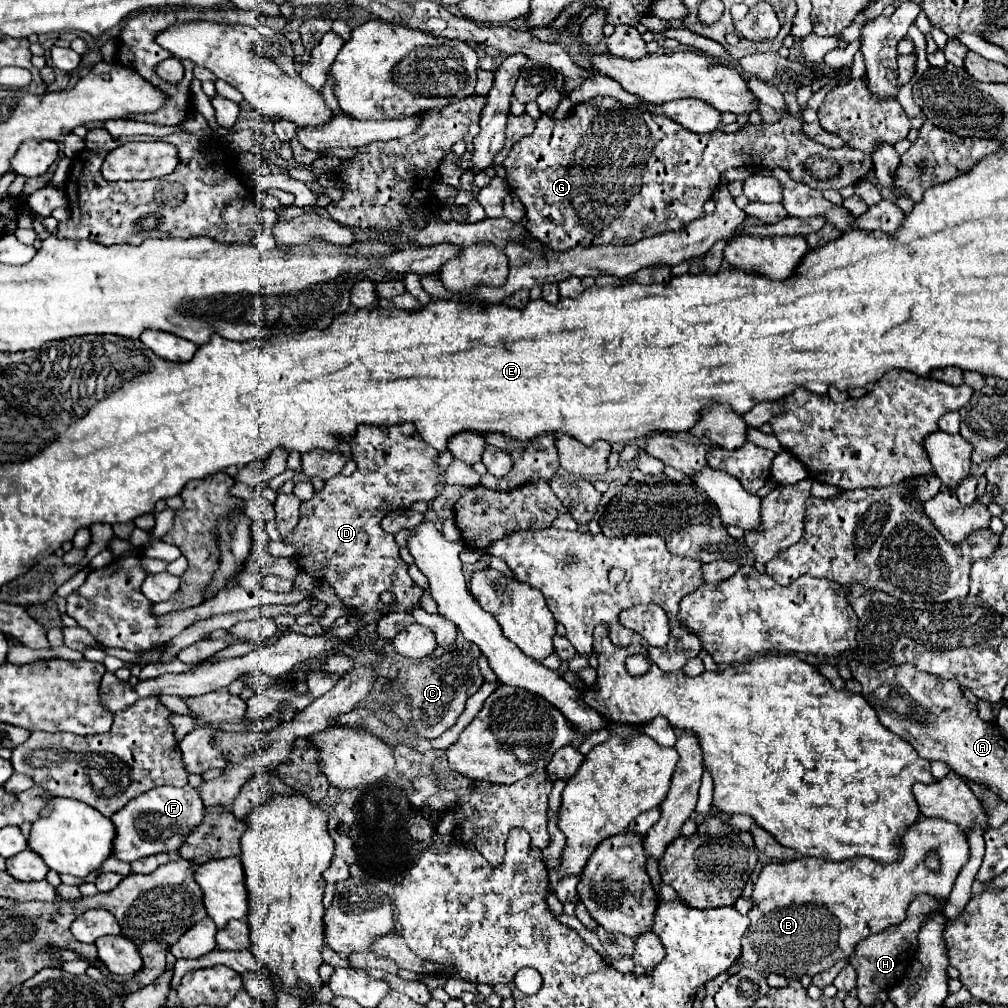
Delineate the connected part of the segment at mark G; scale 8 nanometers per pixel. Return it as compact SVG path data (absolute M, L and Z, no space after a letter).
M596 96L588 102L580 102L572 108L572 112L564 118L564 120L556 120L552 116L540 116L536 120L536 128L532 134L524 136L520 142L516 142L508 154L508 158L504 160L504 168L506 168L506 182L510 186L510 192L514 196L520 198L520 202L524 204L526 208L526 218L530 220L526 224L528 232L532 232L534 238L538 238L540 242L544 242L548 248L552 248L554 252L566 252L568 248L576 248L576 246L608 246L608 244L614 244L614 246L624 246L624 244L636 244L640 242L642 238L648 238L648 236L656 236L656 234L662 234L662 232L672 232L672 230L684 230L690 222L698 220L698 218L704 218L706 212L704 212L704 204L712 198L716 186L720 184L720 178L722 174L728 170L728 168L738 168L738 166L764 166L764 168L774 168L774 166L780 166L784 168L794 180L798 182L804 182L812 188L818 188L820 192L822 190L828 190L832 188L832 184L828 184L828 180L816 180L810 172L808 172L808 166L806 166L806 160L808 158L832 158L836 160L836 164L840 166L840 172L834 176L834 188L840 190L844 186L850 186L854 182L858 182L860 178L866 176L866 172L872 168L872 158L870 154L866 152L860 152L860 150L854 150L854 148L836 148L836 150L830 150L830 148L824 148L822 144L816 144L816 140L804 136L804 132L800 132L800 122L792 116L792 114L784 114L778 122L774 124L766 124L766 122L760 122L760 124L748 124L744 128L740 128L736 134L726 134L722 130L716 130L716 132L710 132L710 134L704 134L704 136L696 136L694 132L688 132L686 128L680 128L678 124L674 124L672 120L668 120L666 116L654 116L650 114L648 110L644 108L638 108L638 106L626 106L626 104L620 104L620 102L612 102L612 98L606 98L606 96Z

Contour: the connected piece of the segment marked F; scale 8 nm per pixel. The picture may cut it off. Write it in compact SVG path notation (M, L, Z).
M188 784L182 788L160 786L130 800L110 820L116 824L118 832L114 840L114 856L126 862L134 862L160 852L168 852L172 856L178 854L180 844L184 844L184 836L188 836L196 824L202 824L204 806L200 792Z

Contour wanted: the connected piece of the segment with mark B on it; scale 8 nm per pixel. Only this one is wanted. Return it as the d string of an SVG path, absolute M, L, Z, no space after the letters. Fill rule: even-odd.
M918 818L918 822L908 828L908 848L894 864L882 864L866 856L854 856L852 860L842 862L805 856L799 856L798 860L790 862L770 862L762 868L754 884L754 906L748 912L750 926L742 936L742 960L764 976L774 972L786 976L788 980L798 980L804 974L814 976L822 970L828 970L832 964L836 964L836 960L848 960L860 940L878 934L888 926L900 924L906 918L908 904L918 894L930 894L938 900L946 900L960 868L966 862L968 842L964 832L952 822L932 818ZM928 850L936 850L940 854L940 872L932 872L928 866L924 866Z

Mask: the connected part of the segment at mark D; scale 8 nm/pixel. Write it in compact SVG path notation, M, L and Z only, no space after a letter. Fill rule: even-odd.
M412 424L392 428L360 426L350 440L356 472L328 480L322 492L302 502L300 522L284 542L296 546L300 568L314 578L330 582L338 598L354 608L358 616L368 612L410 612L424 590L410 578L408 564L400 558L400 548L392 534L380 528L380 520L396 508L408 508L414 500L434 498L440 472L434 466L436 450L428 446ZM382 592L394 592L394 610L380 600Z

